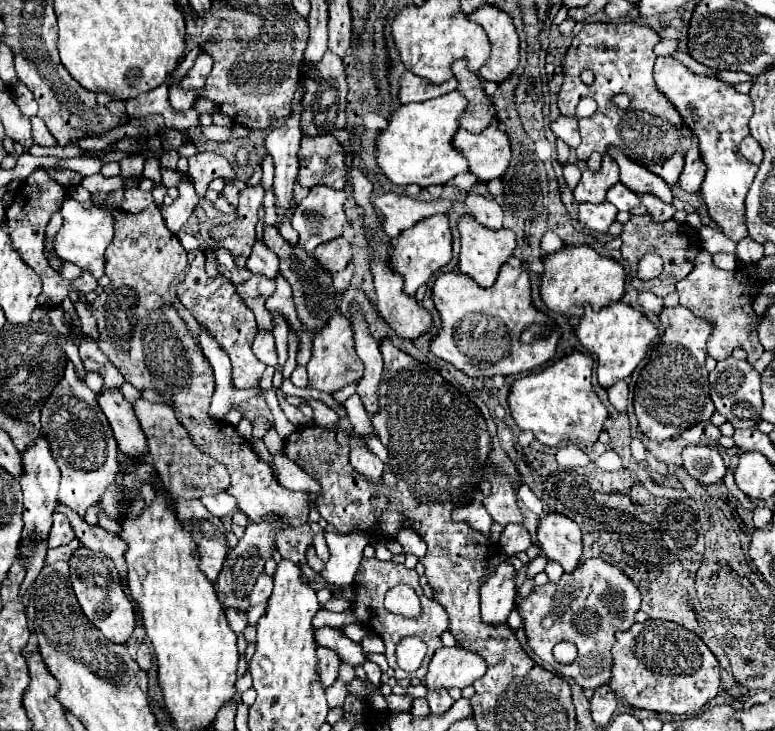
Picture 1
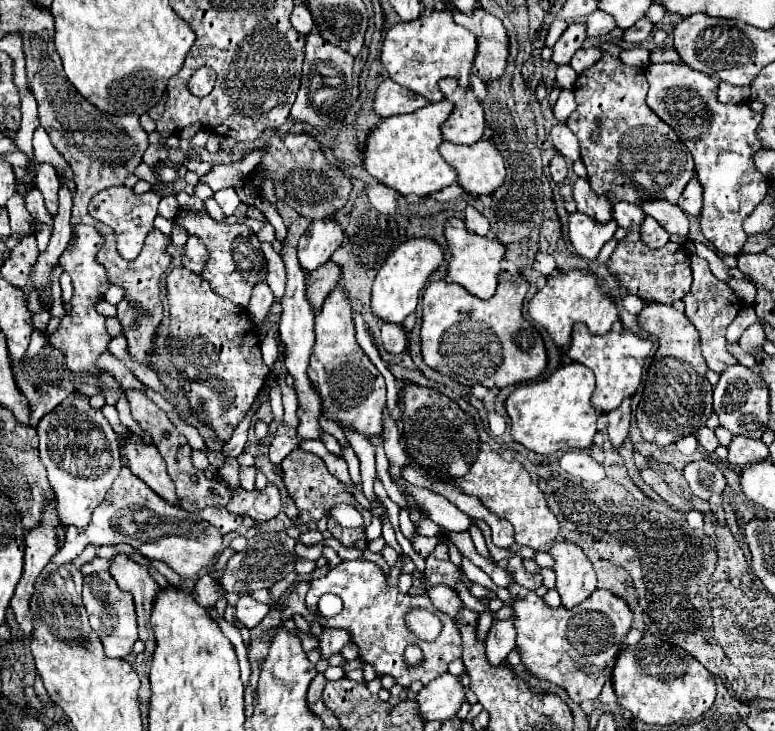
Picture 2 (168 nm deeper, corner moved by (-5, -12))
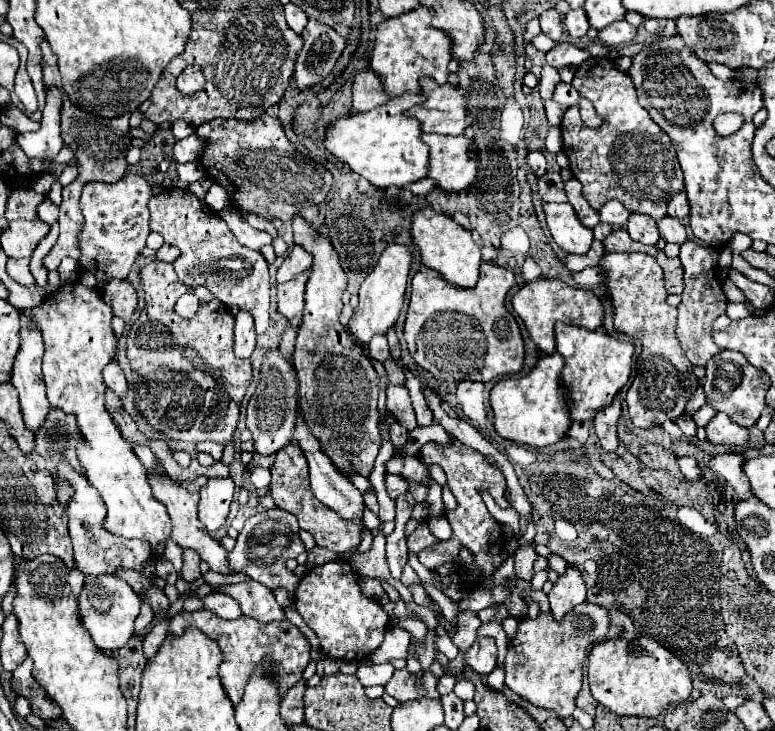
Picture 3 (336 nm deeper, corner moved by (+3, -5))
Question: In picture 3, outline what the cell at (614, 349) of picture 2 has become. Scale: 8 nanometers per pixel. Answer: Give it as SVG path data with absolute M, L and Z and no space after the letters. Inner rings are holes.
M561 321L555 323L555 341L557 353L565 359L565 367L561 371L561 387L565 387L563 391L567 393L571 421L583 423L587 419L595 419L601 409L613 403L613 397L629 381L633 345L629 341L613 339L607 333L589 331Z

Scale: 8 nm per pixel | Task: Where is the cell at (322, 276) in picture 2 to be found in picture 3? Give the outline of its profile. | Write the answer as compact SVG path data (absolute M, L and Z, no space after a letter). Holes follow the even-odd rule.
M309 271L305 275L297 275L289 283L277 285L277 311L285 319L299 319L305 301L305 279L309 279Z

